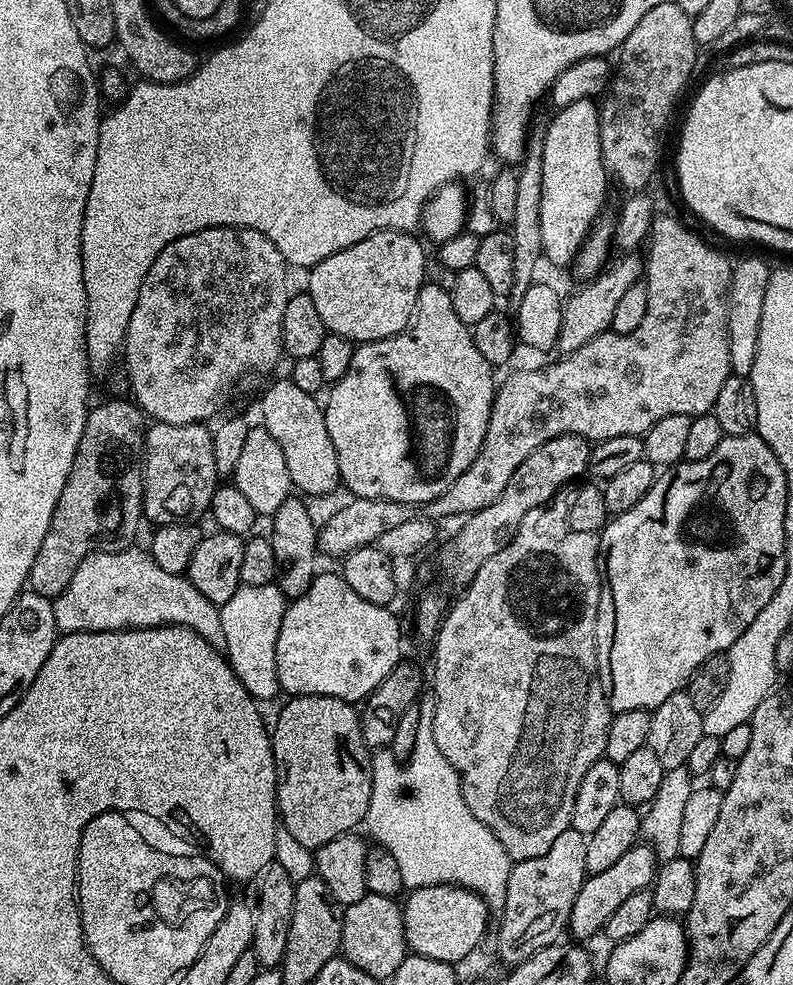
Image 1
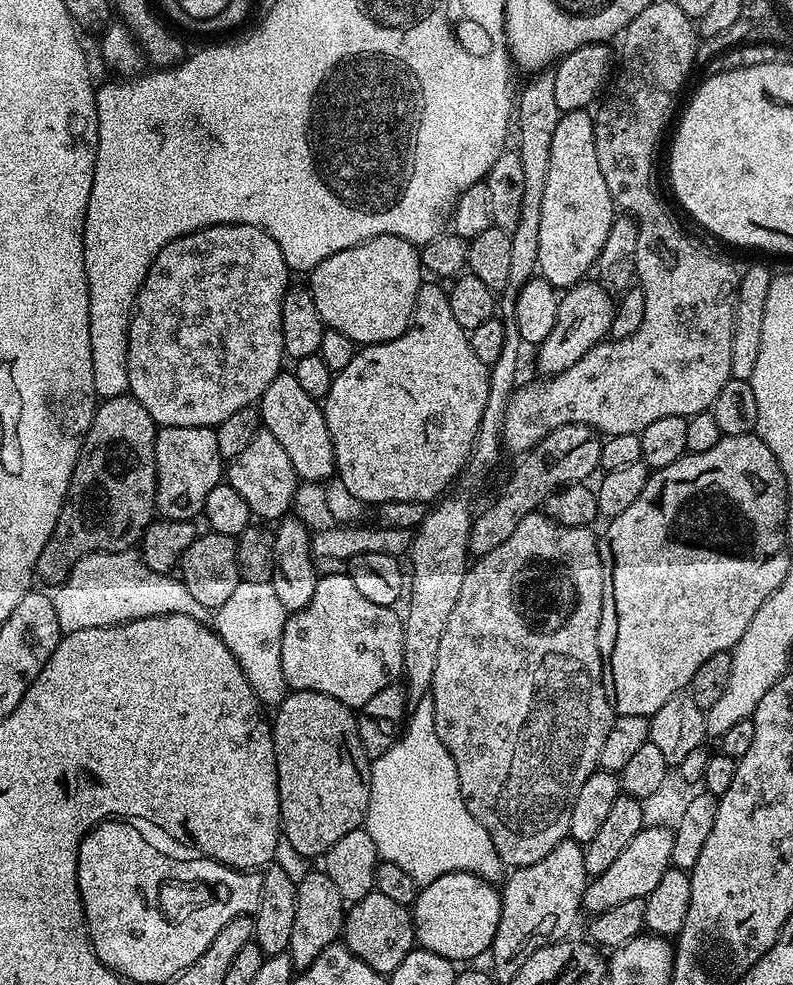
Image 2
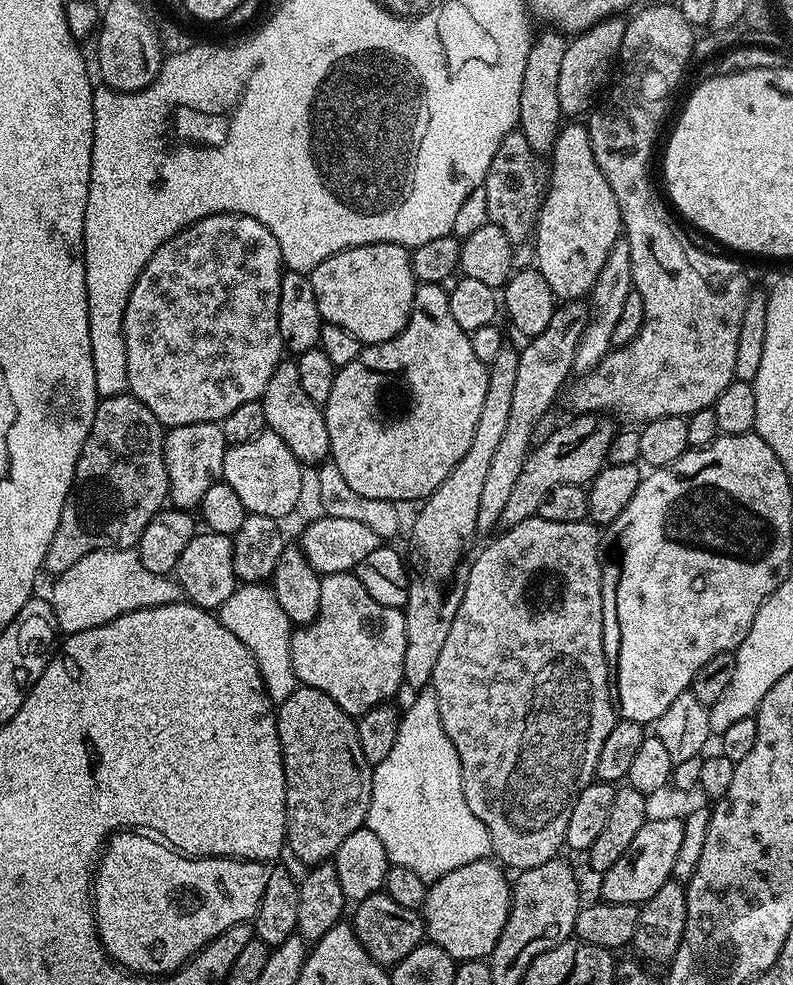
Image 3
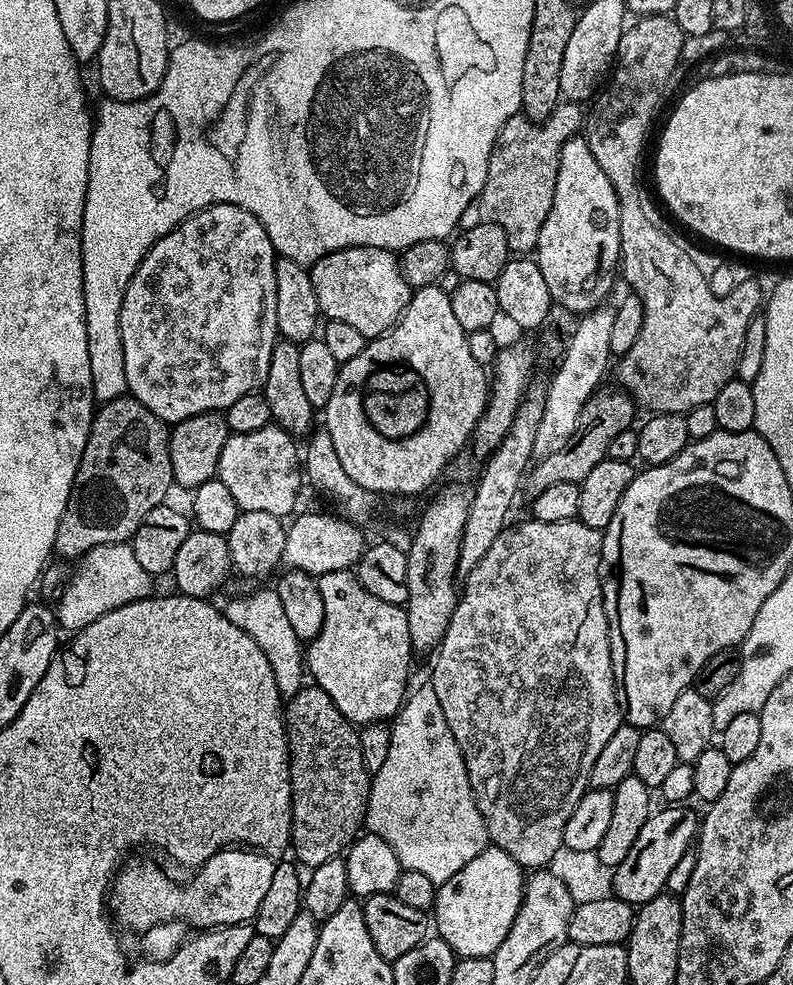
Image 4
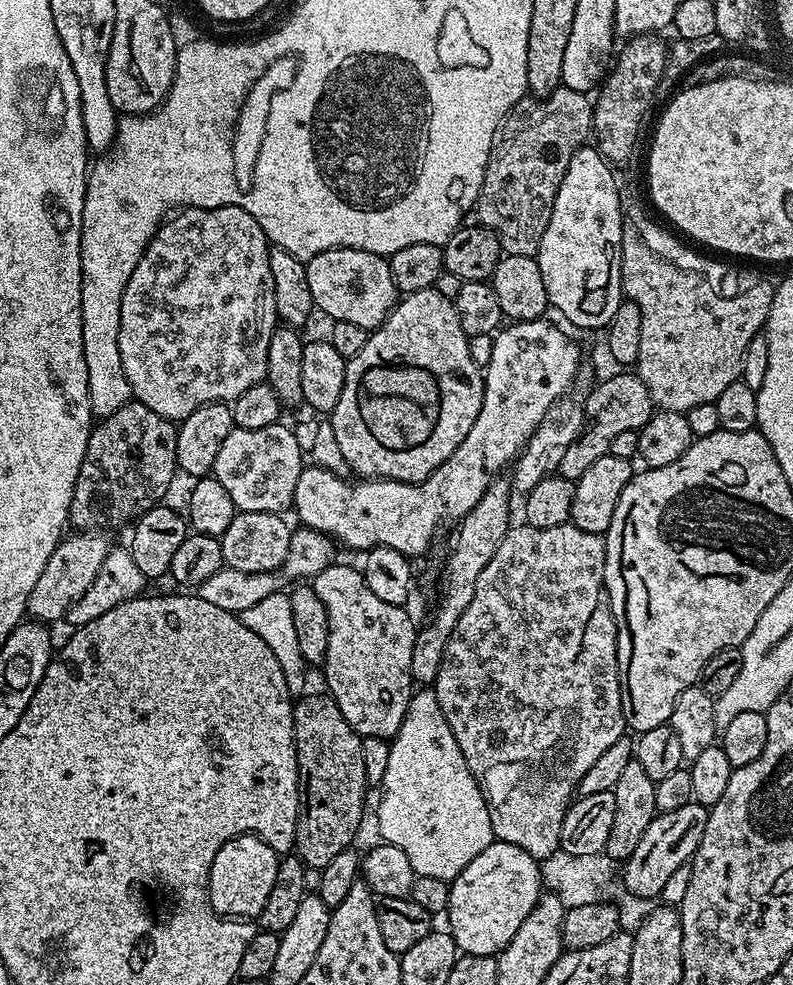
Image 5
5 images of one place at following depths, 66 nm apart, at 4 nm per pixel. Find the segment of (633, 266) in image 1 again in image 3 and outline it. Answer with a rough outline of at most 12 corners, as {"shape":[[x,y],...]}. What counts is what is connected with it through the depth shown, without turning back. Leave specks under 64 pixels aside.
{"shape":[[561,303],[519,349],[509,421],[479,498],[500,524],[540,419],[573,373],[589,309]]}

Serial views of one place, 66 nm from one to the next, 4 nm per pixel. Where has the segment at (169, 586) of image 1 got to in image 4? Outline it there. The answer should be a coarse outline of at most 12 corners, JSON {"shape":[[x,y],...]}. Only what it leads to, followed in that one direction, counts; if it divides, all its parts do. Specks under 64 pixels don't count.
{"shape":[[131,543],[94,546],[54,604],[80,632],[153,595]]}

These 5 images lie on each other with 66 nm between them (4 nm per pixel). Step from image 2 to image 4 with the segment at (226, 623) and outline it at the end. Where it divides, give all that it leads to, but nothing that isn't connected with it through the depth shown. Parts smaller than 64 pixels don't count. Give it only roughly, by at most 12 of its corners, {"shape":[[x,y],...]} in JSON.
{"shape":[[268,586],[222,611],[258,642],[281,697],[306,684],[302,641]]}

